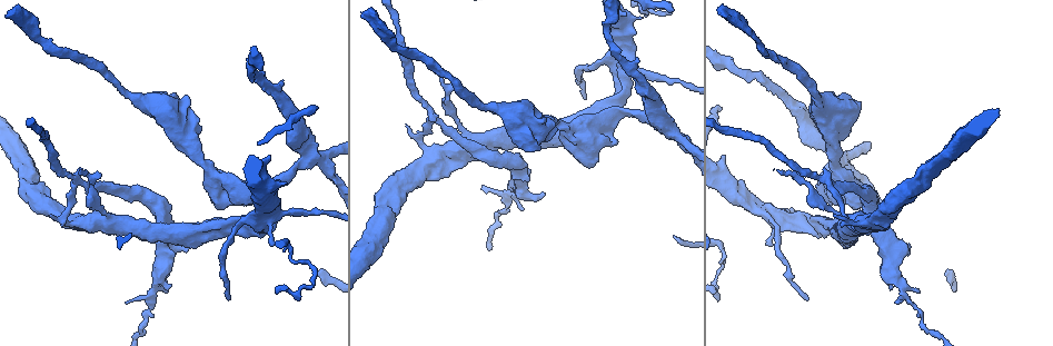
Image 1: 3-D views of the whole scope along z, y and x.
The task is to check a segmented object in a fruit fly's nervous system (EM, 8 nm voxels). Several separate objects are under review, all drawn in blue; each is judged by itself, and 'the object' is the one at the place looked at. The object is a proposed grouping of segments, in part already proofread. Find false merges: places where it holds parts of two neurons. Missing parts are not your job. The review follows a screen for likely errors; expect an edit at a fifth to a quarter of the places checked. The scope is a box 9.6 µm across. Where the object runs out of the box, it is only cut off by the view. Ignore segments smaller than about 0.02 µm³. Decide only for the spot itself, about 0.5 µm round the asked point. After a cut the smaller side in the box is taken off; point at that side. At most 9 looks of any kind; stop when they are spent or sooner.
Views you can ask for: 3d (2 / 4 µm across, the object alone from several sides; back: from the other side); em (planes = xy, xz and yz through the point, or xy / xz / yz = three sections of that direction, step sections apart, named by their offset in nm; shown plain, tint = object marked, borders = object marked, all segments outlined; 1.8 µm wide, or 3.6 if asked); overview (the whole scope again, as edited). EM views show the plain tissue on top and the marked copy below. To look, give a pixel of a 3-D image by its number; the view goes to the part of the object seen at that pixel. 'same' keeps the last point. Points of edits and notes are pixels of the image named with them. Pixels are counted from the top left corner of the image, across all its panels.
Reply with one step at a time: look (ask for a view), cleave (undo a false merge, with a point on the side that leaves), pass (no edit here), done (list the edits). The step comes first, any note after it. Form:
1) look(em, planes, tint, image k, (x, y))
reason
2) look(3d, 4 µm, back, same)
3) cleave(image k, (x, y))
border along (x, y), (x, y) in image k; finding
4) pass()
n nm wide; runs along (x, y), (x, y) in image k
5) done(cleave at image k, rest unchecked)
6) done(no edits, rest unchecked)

look(3d, 4 µm, image 1, (510, 196))
calibre changes

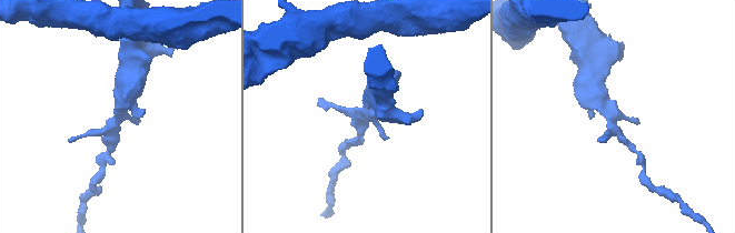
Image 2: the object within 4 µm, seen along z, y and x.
look(em, xz, step 16, tint, image 2, (120, 117))

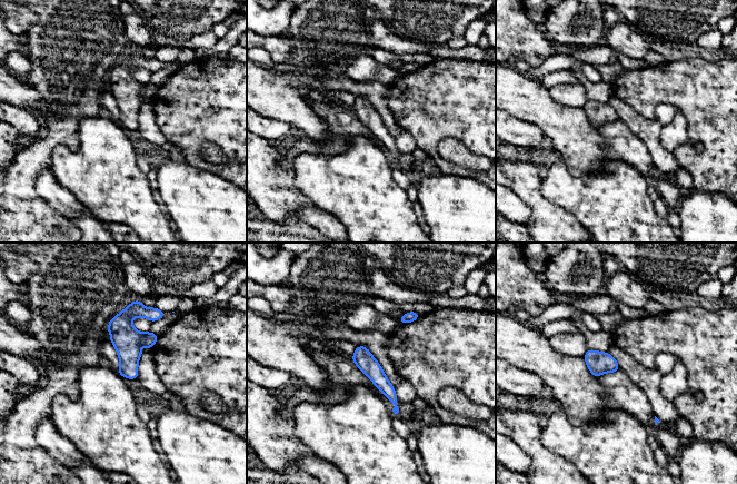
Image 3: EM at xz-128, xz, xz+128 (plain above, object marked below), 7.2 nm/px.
pass()
130 nm wide; runs along (359, 348), (362, 358), (395, 401) in image 3; all the same neuron

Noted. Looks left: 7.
look(3d, 2 µm, image 1, (660, 127))
four arms meet

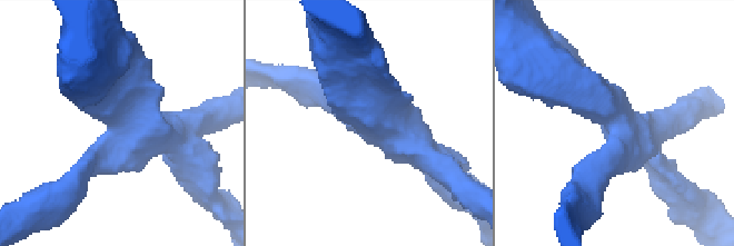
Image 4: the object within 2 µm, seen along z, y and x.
look(em, planes, tint, image 4, (120, 136))
4 arms

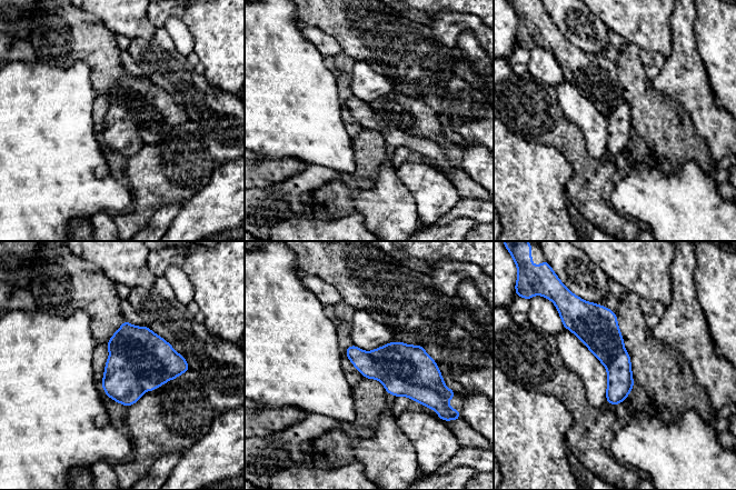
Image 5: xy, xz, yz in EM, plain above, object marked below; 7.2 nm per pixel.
cleave(image 5, (411, 363))
border along (368, 353), (387, 372), (440, 394) in image 5; two neurons meet here

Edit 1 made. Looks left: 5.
look(em, yz, step 4, tint, image 1, (586, 135))
calibre changes

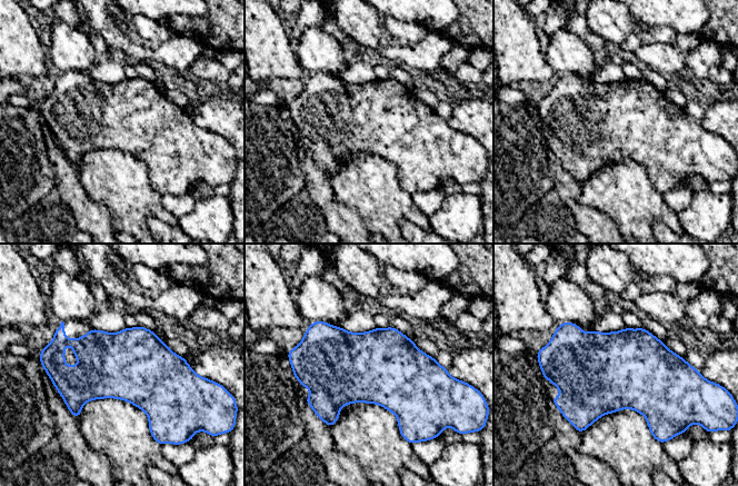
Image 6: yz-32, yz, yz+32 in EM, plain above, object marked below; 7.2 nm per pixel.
look(em, planes, borders, same)
cut it another way

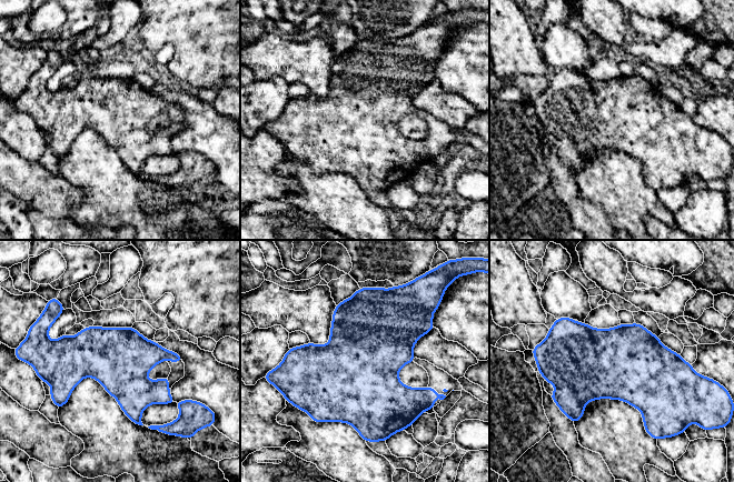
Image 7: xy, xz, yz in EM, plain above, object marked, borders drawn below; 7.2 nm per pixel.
pass()
continuous, no second neuron

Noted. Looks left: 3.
look(em, planes, tint, image 1, (432, 121))

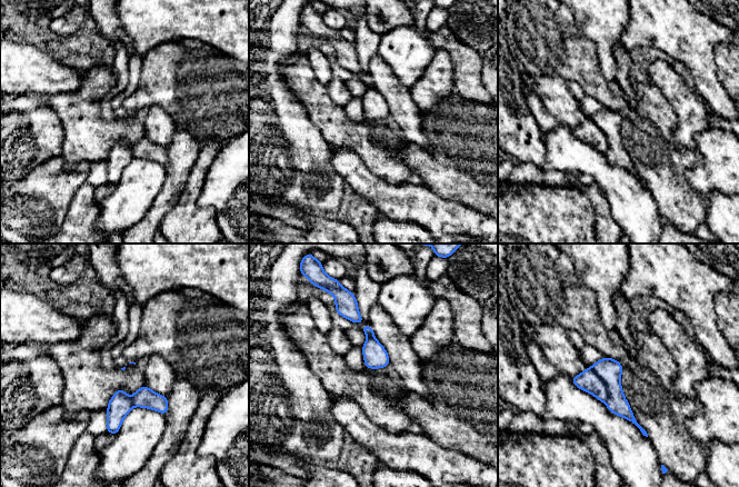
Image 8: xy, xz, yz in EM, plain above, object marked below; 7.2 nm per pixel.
cleave(image 8, (588, 380))
border along (590, 367), (606, 385), (606, 401) in image 8; two neurons meet here

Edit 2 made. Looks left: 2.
done(cleave at image 5, cleave at image 8, rest unchecked)

